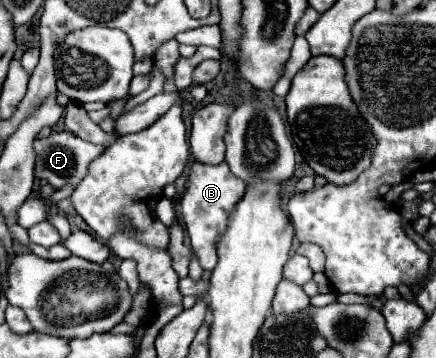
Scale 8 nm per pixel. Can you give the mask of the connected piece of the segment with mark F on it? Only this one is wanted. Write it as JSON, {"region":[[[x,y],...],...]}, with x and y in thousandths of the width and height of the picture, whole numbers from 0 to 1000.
{"region":[[[142,363],[142,369],[119,369],[110,385],[78,391],[78,419],[83,419],[83,469],[78,469],[83,492],[110,503],[110,514],[133,531],[151,508],[165,508],[174,520],[183,503],[193,503],[193,492],[202,486],[206,453],[220,447],[243,413],[229,402],[197,397],[156,363]]]}

